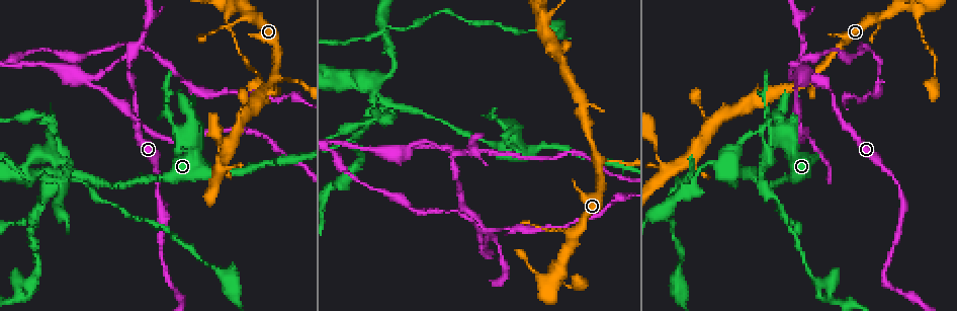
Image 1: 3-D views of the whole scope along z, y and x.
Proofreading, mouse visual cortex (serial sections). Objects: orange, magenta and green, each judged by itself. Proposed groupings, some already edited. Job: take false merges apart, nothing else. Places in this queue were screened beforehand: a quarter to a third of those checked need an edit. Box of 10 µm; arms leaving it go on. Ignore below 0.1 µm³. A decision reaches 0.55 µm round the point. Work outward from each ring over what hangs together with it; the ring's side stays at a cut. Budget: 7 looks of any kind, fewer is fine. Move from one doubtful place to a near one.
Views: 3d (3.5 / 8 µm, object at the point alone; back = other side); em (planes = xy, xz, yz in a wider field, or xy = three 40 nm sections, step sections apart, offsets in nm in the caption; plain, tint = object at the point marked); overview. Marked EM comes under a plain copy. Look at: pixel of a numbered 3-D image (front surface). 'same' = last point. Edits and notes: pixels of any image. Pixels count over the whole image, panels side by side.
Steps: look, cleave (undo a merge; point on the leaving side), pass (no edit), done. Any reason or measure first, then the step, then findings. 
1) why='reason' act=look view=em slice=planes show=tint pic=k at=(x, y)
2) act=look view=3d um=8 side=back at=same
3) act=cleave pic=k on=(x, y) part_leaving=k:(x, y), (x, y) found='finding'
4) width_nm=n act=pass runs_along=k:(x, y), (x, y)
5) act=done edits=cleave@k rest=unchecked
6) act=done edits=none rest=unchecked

why='sudden change in width' act=look view=3d um=3.5 pic=1 at=(918, 27)

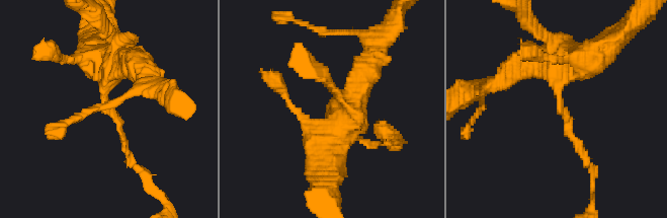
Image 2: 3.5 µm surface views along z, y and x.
arm_widths_nm=100,400 act=look view=em slice=xy step=3 show=tint pic=2 at=(562, 106)

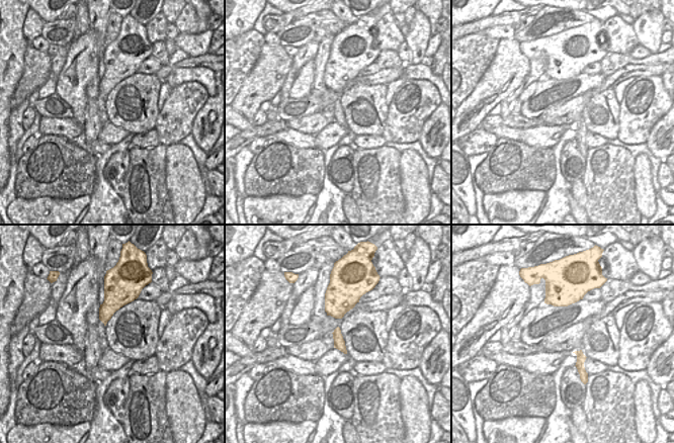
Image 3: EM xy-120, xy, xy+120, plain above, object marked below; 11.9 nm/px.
act=pass runs_along=3:(578, 353), (584, 376) found='all the same cell'

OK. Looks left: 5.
why='three-way junction' act=look view=3d um=8 pic=1 at=(597, 160)

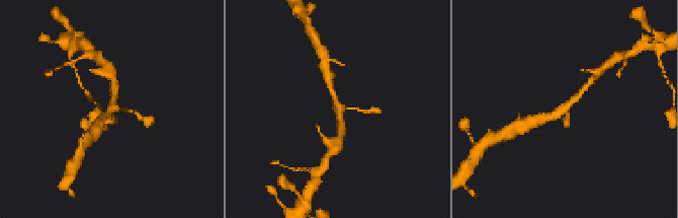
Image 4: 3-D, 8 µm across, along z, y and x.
arms=3 arm_widths_nm=100,200,250 act=look view=em slice=xy step=1 show=tint at=same

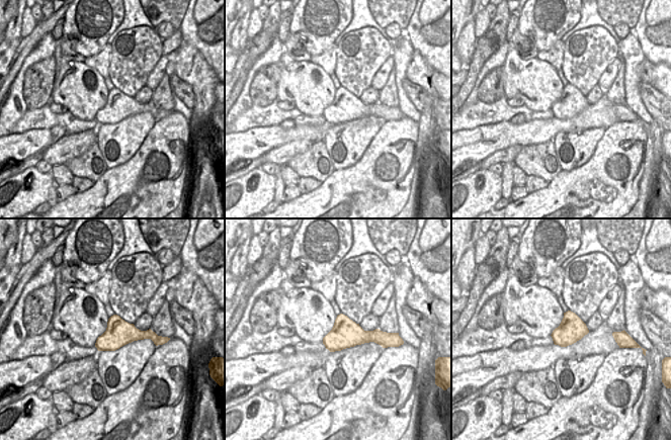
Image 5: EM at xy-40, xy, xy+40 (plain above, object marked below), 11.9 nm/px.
act=pass runs_along=4:(587, 85), (557, 117), (543, 119) found='one cell here'

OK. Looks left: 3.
why='looks like a crossing' act=look view=3d um=8 pic=1 at=(754, 173)

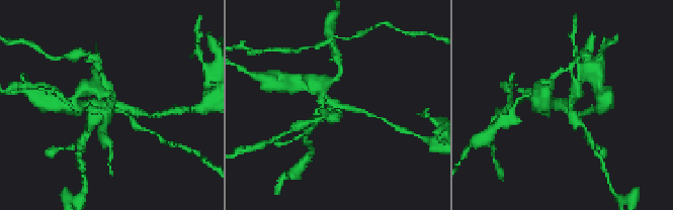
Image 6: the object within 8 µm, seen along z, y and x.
why='closer look' act=look view=3d um=3.5 at=same

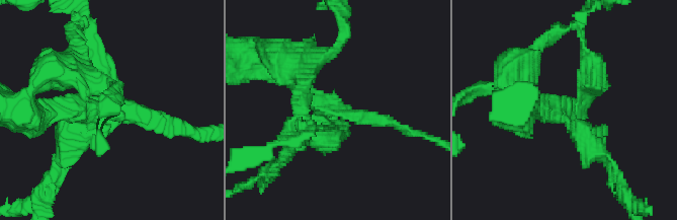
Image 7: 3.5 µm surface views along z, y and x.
why='shape alone is not enough' act=look view=em slice=xy step=5 show=tint pic=7 at=(562, 112)

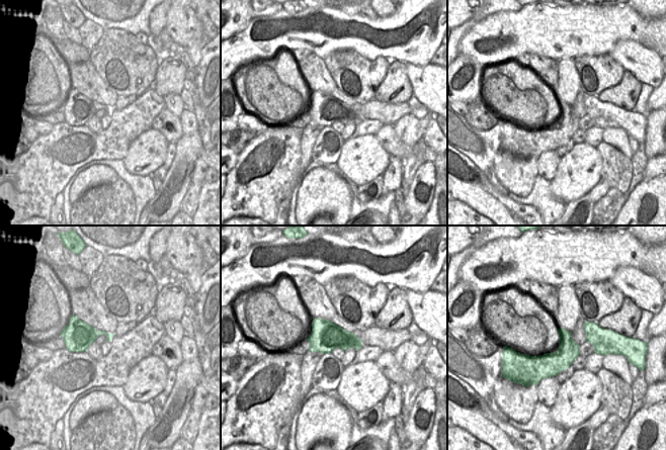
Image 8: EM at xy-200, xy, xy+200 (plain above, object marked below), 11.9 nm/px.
width_nm=360 act=cleave pic=7 on=(98, 70) part_leaving=7:(35, 89), (52, 71), (113, 86) found='a second cell is stuck on'

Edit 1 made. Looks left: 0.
act=done edits=cleave@7 rest=unchecked

